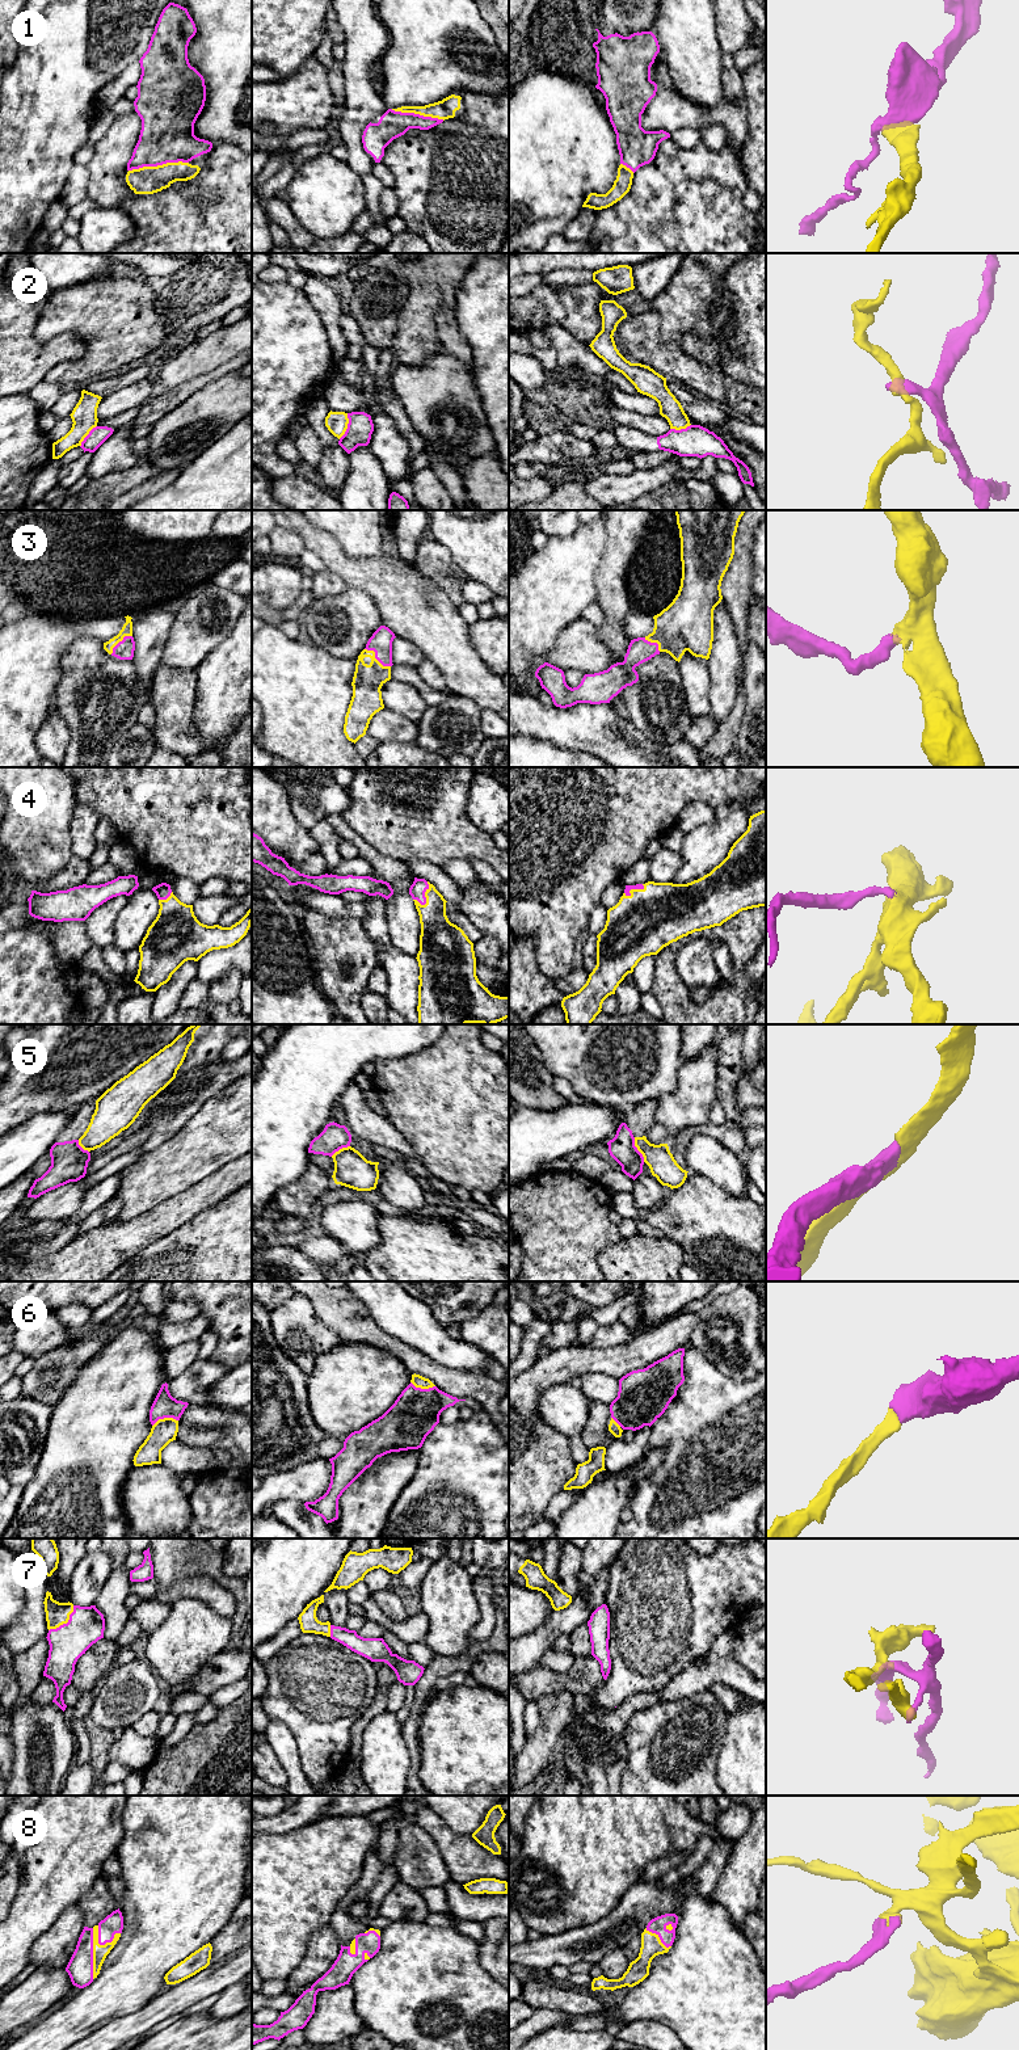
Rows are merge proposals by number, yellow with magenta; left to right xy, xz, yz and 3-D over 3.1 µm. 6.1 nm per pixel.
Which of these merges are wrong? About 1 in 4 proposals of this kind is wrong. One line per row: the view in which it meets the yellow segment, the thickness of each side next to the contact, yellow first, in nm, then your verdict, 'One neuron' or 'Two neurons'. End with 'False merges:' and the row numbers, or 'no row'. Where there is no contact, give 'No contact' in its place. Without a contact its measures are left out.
1: Touches yellow in xy. Thickness 170 nm (yellow) against 320 nm. One neuron
2: Touches yellow in xz. Thickness 130 nm (yellow) against 160 nm. Two neurons
3: Touches yellow in xz. Thickness 190 nm (yellow) against 140 nm. One neuron
4: Touches yellow in xz. Thickness 200 nm (yellow) against 100 nm. One neuron
5: Touches yellow in yz. Thickness 160 nm (yellow) against 160 nm. Two neurons
6: Touches yellow in xy. Thickness 150 nm (yellow) against 140 nm. One neuron
7: Touches yellow in xy. Thickness 140 nm (yellow) against 220 nm. One neuron
8: Touches yellow in xy. Thickness 90 nm (yellow) against 160 nm. One neuron
False merges: 2, 5

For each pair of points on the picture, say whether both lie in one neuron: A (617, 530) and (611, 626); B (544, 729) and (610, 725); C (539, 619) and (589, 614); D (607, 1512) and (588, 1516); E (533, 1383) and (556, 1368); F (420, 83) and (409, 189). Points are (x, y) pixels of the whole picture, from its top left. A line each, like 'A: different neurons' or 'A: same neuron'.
A: same neuron
B: same neuron
C: different neurons
D: same neuron
E: same neuron
F: different neurons

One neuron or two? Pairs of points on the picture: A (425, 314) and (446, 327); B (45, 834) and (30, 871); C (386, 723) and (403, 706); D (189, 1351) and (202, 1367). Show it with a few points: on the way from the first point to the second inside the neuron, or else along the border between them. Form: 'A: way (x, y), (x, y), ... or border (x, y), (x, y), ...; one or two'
A: border (443, 306), (436, 314), (436, 332), (445, 349); two
B: way (39, 844), (36, 862); one
C: border (384, 707), (415, 723); two
D: border (197, 1358), (172, 1379); two

